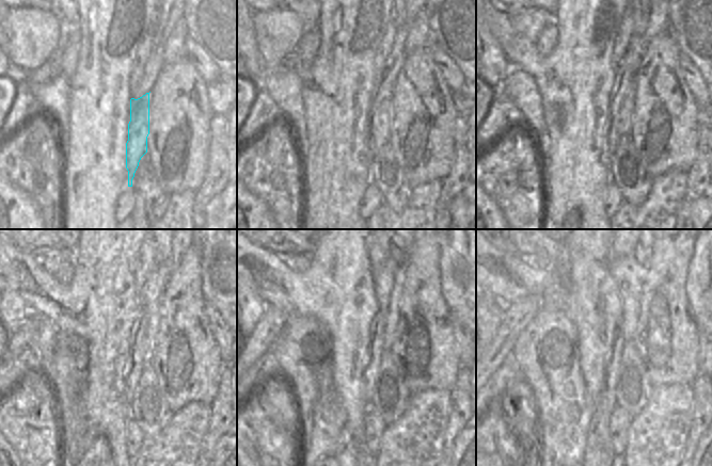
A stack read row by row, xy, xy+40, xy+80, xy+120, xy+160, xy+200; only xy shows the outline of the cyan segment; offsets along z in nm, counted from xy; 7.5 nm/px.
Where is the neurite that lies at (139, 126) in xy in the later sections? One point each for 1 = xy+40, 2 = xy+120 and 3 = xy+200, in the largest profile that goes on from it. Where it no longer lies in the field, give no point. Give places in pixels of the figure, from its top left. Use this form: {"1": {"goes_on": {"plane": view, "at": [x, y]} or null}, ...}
{"1": {"goes_on": {"plane": "xy+40", "at": [381, 114]}}, "2": {"goes_on": {"plane": "xy+120", "at": [149, 298]}}, "3": {"goes_on": {"plane": "xy+200", "at": [629, 272]}}}

